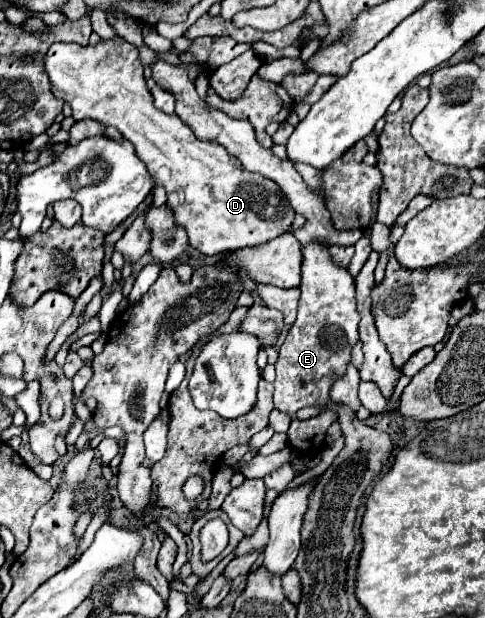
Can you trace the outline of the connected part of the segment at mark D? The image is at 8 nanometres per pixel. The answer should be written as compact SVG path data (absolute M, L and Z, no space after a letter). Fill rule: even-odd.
M120 37L86 47L54 43L44 63L52 93L70 103L76 121L90 117L112 125L134 145L154 183L166 189L166 207L172 211L174 223L186 229L194 249L204 255L238 251L268 243L290 229L296 213L274 181L244 169L220 143L198 139L178 115L166 115L154 107L138 49L132 43Z

